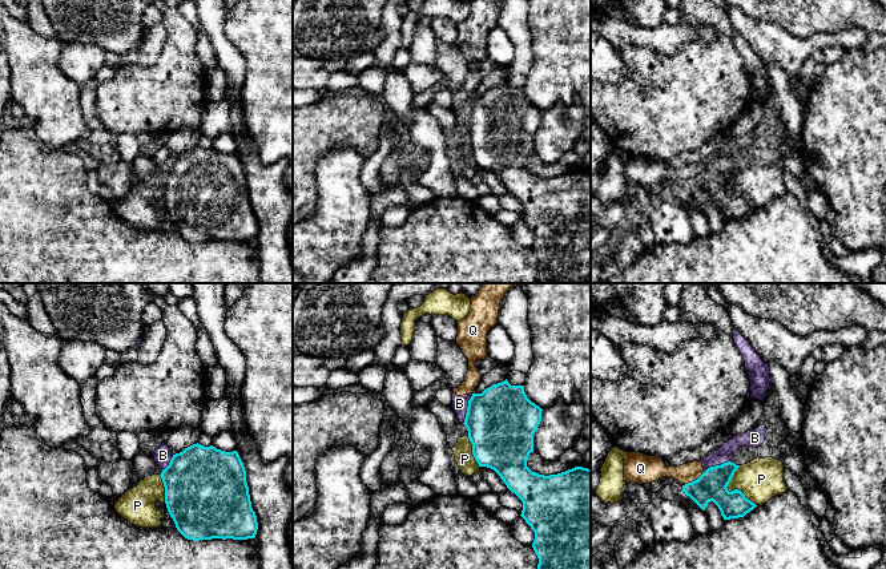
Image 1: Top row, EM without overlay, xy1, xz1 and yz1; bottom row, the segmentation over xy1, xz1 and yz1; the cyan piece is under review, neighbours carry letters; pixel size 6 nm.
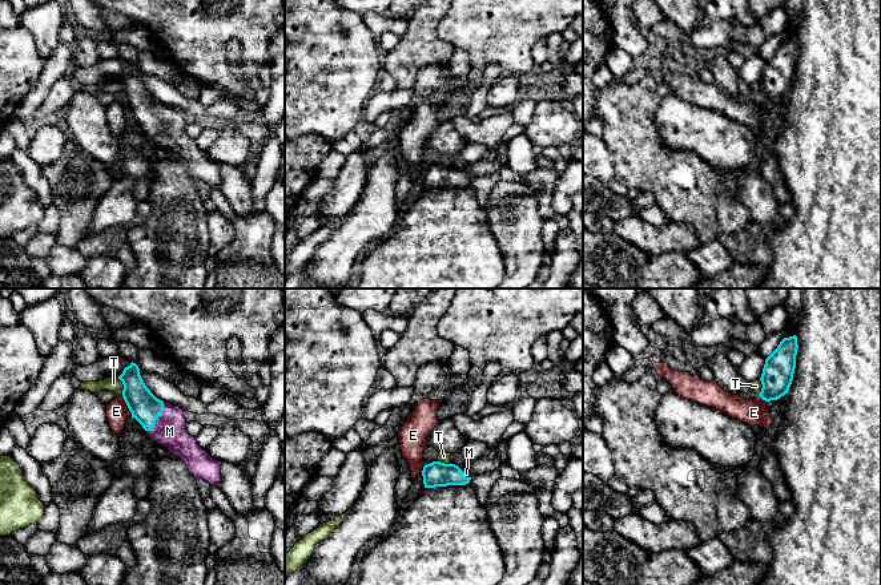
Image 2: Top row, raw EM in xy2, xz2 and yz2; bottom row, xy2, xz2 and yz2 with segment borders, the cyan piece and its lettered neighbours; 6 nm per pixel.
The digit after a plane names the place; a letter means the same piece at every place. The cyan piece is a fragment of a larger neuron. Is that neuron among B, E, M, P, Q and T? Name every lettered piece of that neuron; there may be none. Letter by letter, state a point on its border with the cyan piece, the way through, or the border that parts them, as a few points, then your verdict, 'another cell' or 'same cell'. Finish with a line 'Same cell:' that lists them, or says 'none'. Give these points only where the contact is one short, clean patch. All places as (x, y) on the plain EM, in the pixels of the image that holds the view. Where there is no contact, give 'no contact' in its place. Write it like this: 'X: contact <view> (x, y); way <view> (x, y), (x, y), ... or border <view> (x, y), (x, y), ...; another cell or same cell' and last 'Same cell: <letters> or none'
B: contact xz1 (467, 111); border xz1 (472, 96), (463, 125); another cell
E: contact xy2 (125, 104); border xy2 (121, 99), (128, 109); another cell
M: contact xy2 (157, 118); way xy2 (145, 109), (157, 118), (169, 133); same cell
P: contact yz1 (732, 193); another cell
Q: contact yz1 (695, 182); border yz1 (704, 174), (685, 186); another cell
T: contact xy2 (124, 88); border xy2 (117, 79), (123, 87), (123, 96); another cell
Same cell: M

